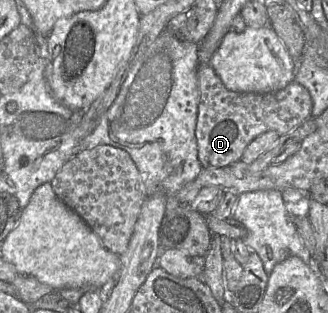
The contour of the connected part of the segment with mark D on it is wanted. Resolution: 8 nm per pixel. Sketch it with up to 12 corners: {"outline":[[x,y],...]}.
{"outline":[[197,68],[198,159],[221,168],[267,131],[311,116],[295,82],[271,93],[228,90]]}

